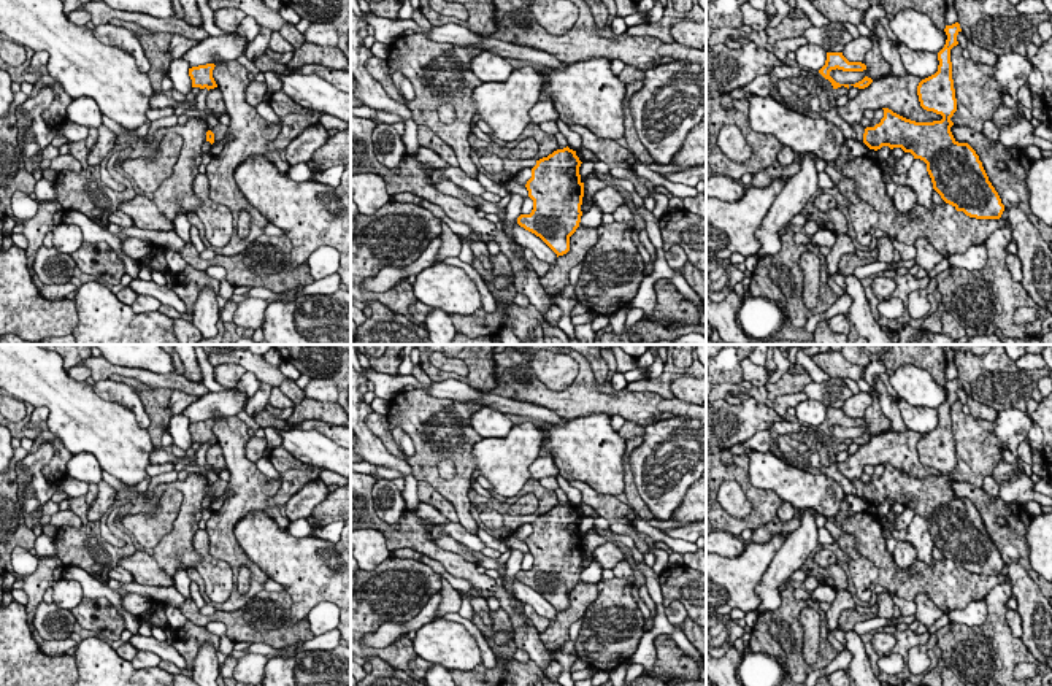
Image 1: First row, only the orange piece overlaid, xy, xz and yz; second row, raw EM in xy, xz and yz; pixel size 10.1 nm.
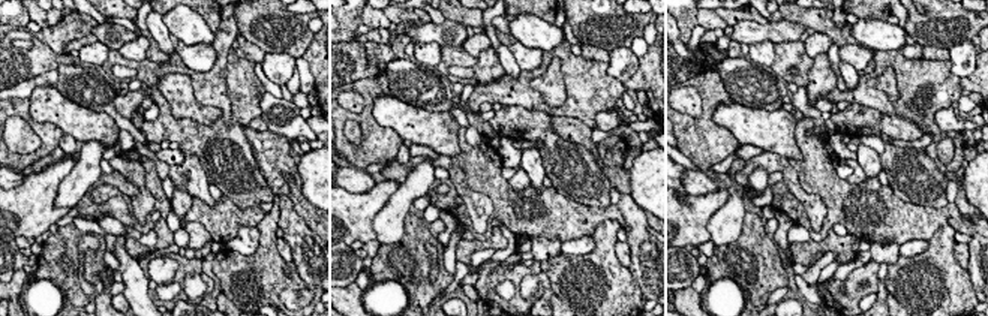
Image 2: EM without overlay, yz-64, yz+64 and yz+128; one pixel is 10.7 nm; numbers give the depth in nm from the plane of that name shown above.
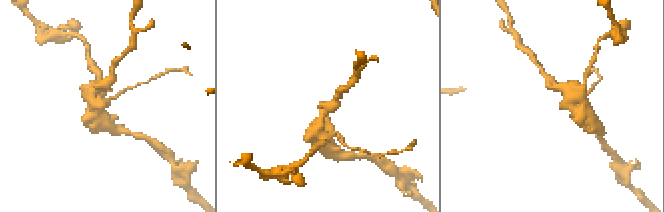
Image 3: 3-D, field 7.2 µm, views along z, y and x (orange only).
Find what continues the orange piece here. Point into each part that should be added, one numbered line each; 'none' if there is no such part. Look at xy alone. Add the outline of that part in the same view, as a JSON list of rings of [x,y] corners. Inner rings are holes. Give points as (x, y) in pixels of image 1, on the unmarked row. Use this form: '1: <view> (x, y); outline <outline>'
none

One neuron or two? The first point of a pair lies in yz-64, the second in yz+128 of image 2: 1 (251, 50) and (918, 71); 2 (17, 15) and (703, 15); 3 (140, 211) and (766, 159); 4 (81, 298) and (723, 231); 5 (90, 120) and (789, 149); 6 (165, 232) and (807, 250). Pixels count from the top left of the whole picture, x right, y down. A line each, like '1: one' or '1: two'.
1: two
2: two
3: one
4: two
5: one
6: one

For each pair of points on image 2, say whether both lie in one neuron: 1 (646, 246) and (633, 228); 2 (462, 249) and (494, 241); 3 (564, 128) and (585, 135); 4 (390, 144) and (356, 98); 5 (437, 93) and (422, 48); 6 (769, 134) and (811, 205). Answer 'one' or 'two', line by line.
1: one
2: one
3: one
4: two
5: two
6: two

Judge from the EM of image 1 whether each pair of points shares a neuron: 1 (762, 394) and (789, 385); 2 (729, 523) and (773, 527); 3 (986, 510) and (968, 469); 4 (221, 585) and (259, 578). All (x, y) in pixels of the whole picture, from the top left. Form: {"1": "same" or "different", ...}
{"1": "same", "2": "different", "3": "different", "4": "different"}

